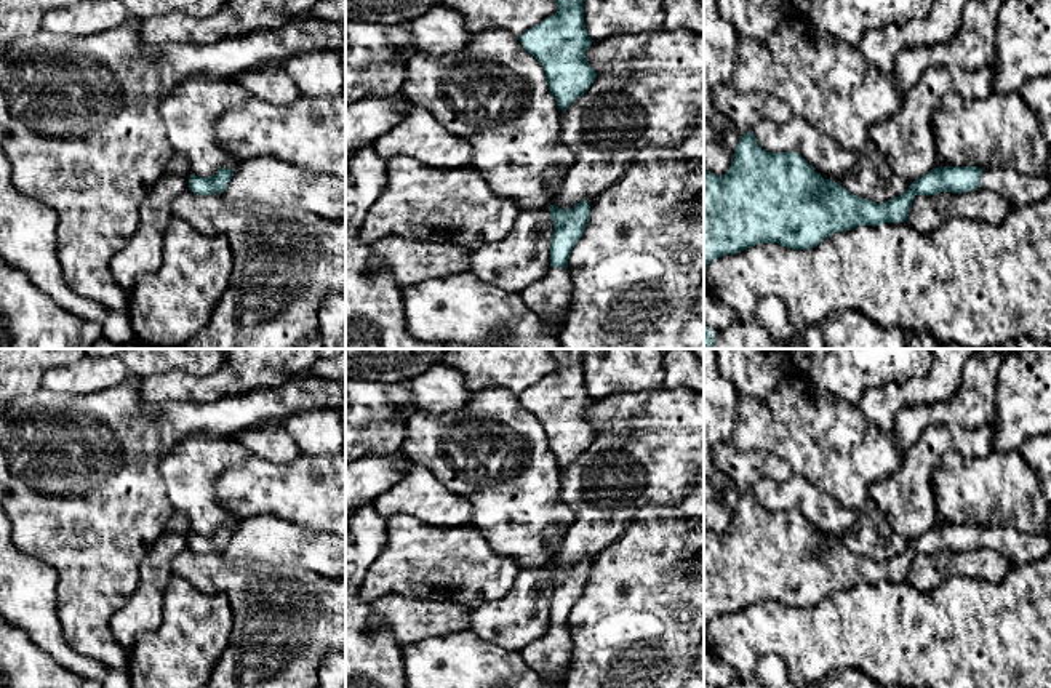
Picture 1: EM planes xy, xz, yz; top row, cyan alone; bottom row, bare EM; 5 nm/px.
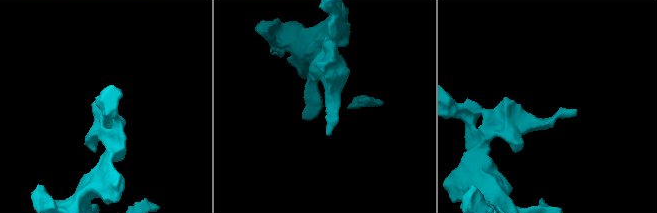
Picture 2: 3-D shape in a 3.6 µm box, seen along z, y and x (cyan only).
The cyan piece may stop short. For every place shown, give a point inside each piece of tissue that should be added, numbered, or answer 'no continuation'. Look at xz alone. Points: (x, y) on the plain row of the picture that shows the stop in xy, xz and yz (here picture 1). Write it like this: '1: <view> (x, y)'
1: xz (551, 655)

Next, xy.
no continuation

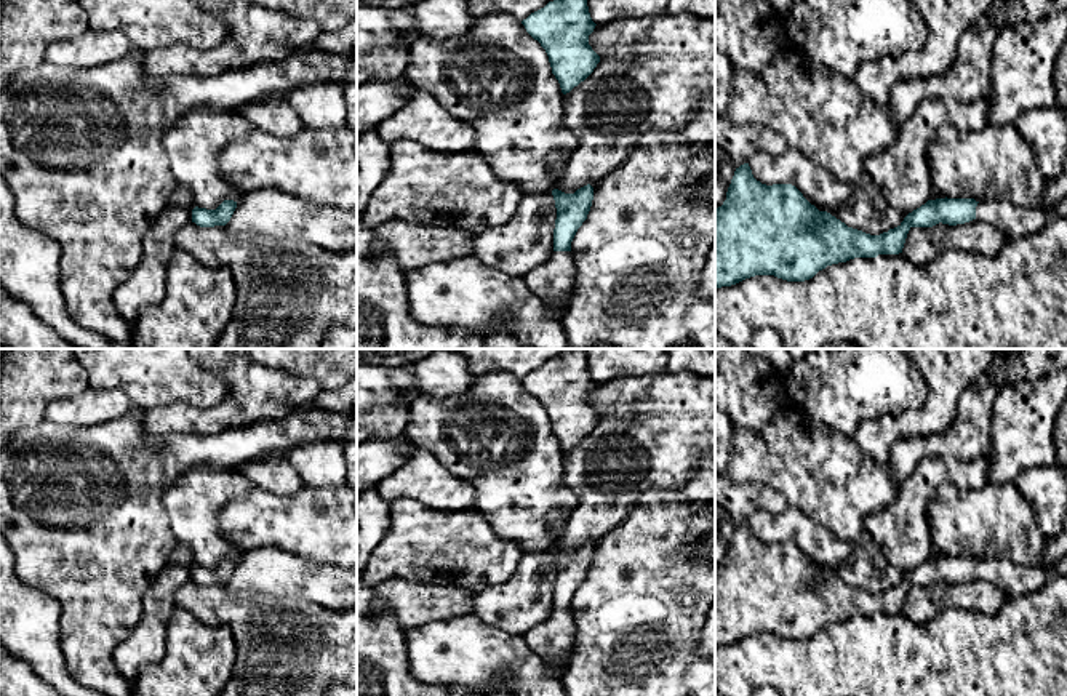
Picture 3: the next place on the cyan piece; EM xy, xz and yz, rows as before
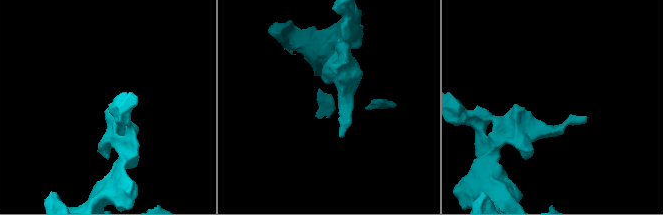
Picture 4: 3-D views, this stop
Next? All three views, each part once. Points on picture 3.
1: xz (554, 639)

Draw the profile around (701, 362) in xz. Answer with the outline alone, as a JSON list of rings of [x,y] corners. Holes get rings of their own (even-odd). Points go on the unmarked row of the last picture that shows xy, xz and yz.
[[[667,349],[667,371],[715,378],[715,352],[712,349]]]

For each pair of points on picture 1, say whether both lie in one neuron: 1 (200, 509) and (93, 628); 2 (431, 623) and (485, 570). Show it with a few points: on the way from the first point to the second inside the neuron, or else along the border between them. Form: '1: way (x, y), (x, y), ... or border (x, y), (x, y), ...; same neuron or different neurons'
1: border (160, 476), (167, 488), (167, 498), (175, 511); different neurons
2: border (415, 597), (456, 602), (472, 610); different neurons

